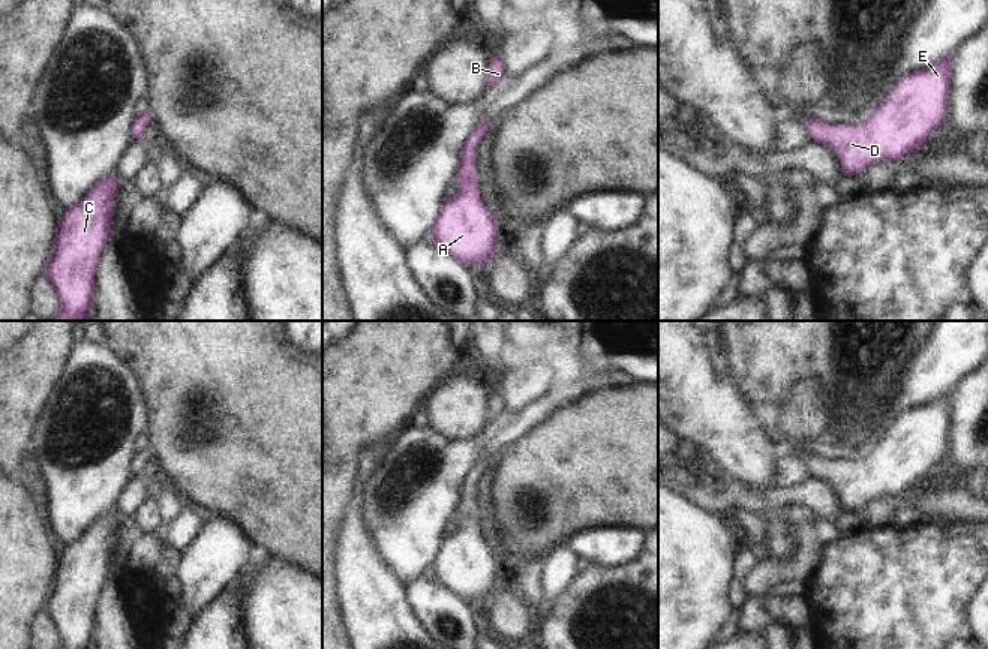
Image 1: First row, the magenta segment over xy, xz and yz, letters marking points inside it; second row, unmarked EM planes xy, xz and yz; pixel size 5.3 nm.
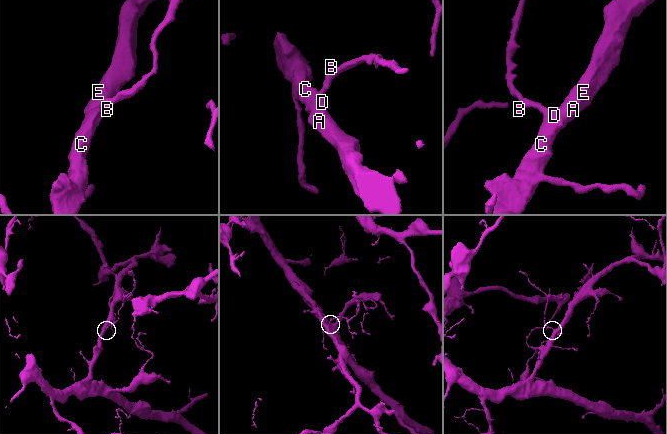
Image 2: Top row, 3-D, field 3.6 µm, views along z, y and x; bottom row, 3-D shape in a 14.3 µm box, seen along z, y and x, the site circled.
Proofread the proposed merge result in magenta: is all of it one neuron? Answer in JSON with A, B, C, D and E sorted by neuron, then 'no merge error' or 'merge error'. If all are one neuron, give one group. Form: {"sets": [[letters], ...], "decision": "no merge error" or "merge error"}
{"sets": [["A", "B", "C", "D", "E"]], "decision": "no merge error"}

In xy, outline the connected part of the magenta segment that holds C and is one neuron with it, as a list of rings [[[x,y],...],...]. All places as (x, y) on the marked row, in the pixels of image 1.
[[[117,174],[100,180],[57,225],[52,255],[45,267],[60,309],[49,321],[90,321],[94,274],[111,231]]]

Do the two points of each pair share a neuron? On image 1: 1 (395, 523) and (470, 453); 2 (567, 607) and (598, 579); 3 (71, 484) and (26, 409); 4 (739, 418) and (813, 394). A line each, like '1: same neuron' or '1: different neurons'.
1: same neuron
2: same neuron
3: different neurons
4: different neurons

